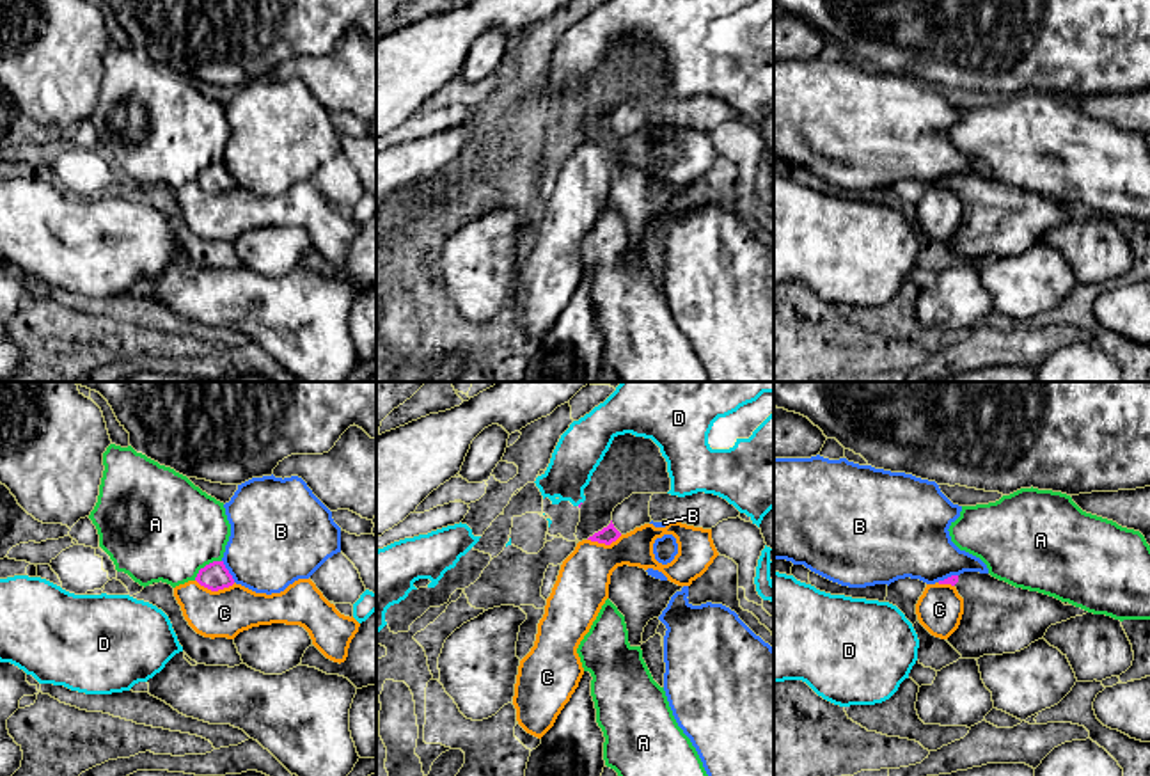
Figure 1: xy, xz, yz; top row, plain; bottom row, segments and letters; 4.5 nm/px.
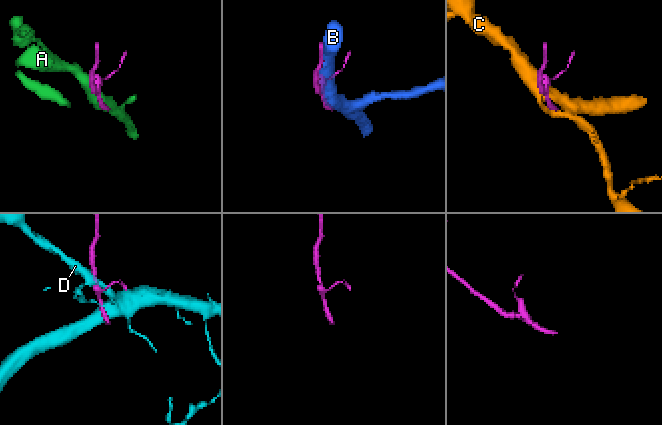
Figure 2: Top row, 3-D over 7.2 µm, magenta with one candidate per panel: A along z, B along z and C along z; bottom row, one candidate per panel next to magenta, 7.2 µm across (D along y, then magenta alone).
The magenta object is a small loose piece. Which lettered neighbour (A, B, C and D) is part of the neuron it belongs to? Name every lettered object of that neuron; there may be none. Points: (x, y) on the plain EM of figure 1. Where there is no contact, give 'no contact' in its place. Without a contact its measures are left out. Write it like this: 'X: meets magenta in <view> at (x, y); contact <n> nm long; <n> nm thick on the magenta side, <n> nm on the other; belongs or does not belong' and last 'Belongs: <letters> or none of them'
A: meets magenta in xy at (206, 167); contact 160 nm long; 120 nm thick on the magenta side, 480 nm on the other; does not belong
B: meets magenta in xy at (228, 173); contact 120 nm long; 120 nm thick on the magenta side, 400 nm on the other; does not belong
C: meets magenta in xy at (215, 192); contact 180 nm long; 120 nm thick on the magenta side, 220 nm on the other; does not belong
D: no contact; does not belong
Belongs: none of them

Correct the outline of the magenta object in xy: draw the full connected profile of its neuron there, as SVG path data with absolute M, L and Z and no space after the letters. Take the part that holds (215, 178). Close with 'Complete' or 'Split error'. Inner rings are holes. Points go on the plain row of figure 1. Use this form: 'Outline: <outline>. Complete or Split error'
Outline: M213 163L201 170L195 183L211 194L218 194L234 186L234 181L225 170L224 163Z. Complete

